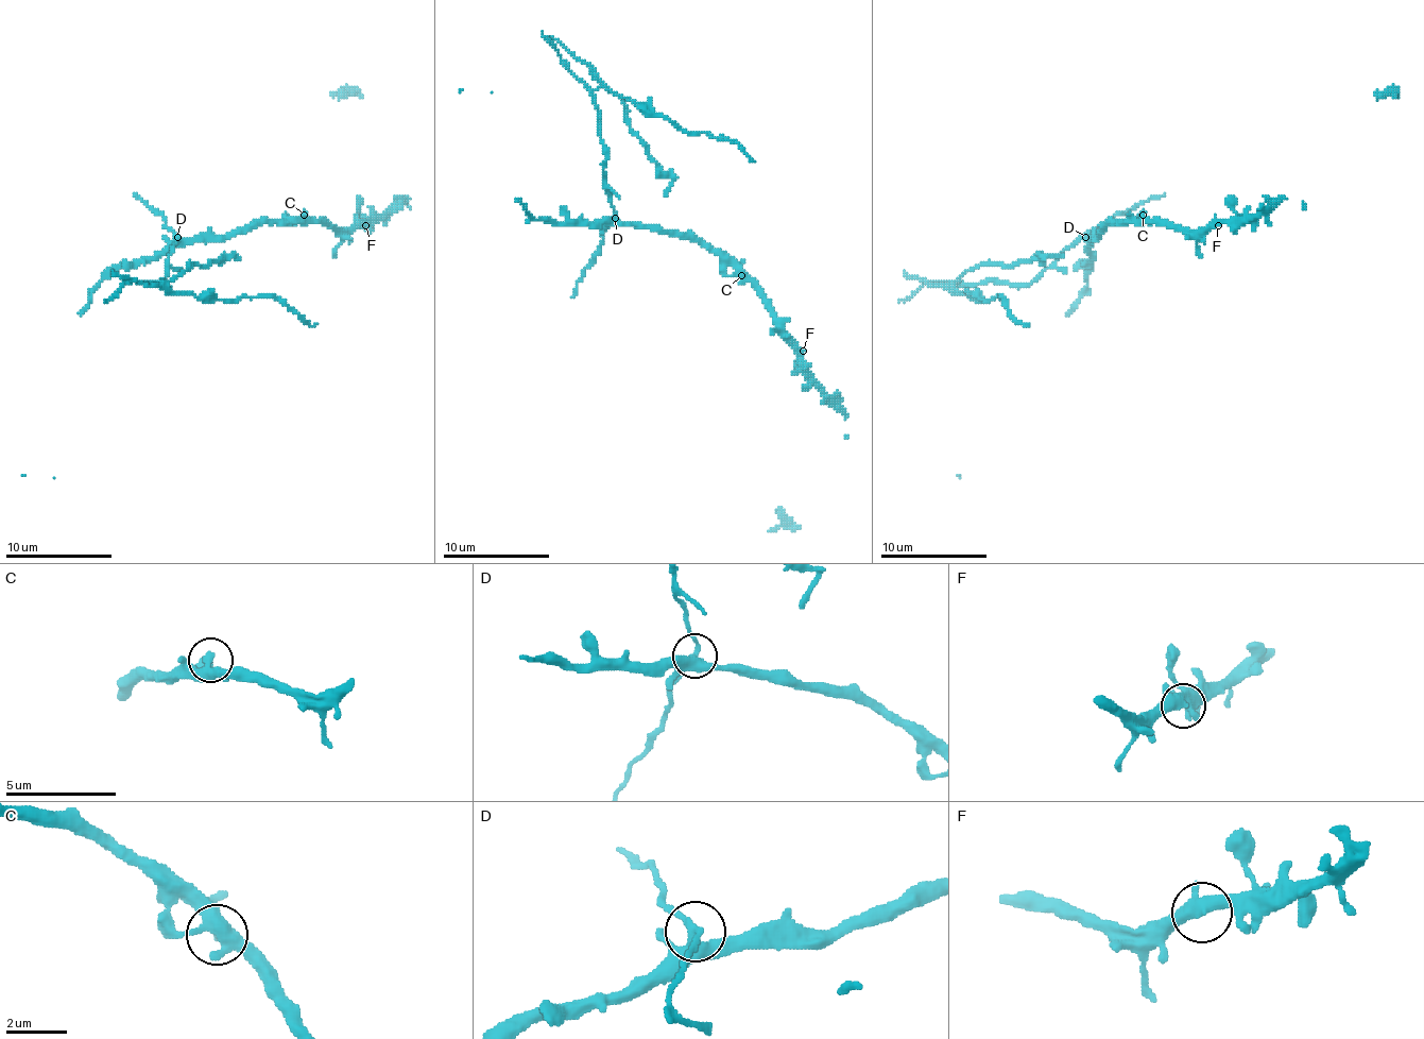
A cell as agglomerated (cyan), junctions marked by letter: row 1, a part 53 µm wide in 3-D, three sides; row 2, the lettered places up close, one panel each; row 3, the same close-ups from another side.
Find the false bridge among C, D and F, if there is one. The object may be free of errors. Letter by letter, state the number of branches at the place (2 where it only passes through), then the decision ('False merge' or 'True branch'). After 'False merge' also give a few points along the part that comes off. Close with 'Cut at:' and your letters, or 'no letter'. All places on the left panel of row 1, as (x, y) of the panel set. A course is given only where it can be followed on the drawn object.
C: Branches: 4. True branch
D: Branches: 4. False merge. Course of the part to remove: (176, 236), (168, 257), (168, 284), (155, 284), (219, 300), (275, 297), (312, 326), (318, 324)
F: Branches: 3. True branch
Cut at: D

